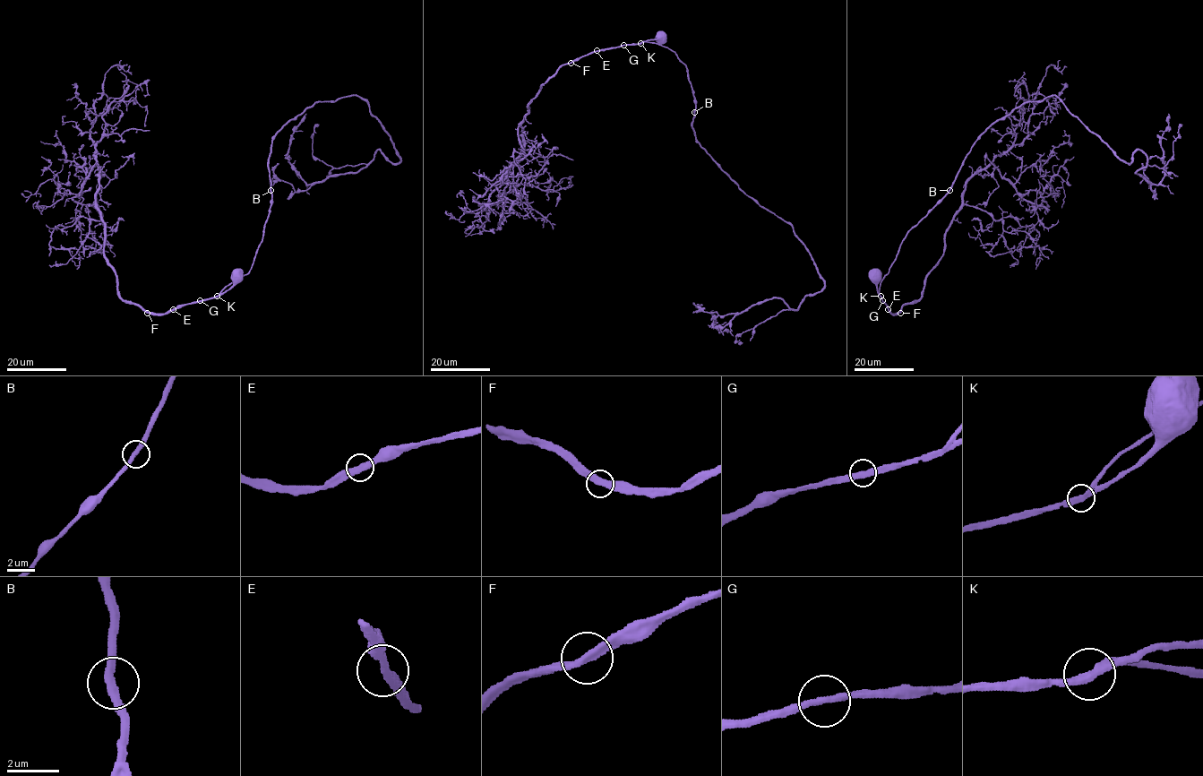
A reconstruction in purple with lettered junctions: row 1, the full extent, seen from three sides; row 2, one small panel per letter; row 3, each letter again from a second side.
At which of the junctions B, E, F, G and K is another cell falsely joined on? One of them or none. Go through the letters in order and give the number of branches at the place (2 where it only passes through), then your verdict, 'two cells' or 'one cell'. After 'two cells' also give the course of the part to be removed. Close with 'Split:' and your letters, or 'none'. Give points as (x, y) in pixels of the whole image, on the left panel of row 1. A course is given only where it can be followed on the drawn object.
B: 2 | one cell
E: 2 | one cell
F: 2 | one cell
G: 2 | one cell
K: 2 | one cell
Split: none

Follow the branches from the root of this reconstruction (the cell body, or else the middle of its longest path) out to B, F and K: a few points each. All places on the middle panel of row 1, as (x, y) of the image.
B: (662, 37), (665, 40), (661, 45), (674, 51), (686, 67), (694, 97), (694, 112)
F: (662, 37), (661, 33), (657, 38), (640, 44), (597, 50), (571, 63)
K: (662, 37), (661, 33), (657, 38), (640, 43)

